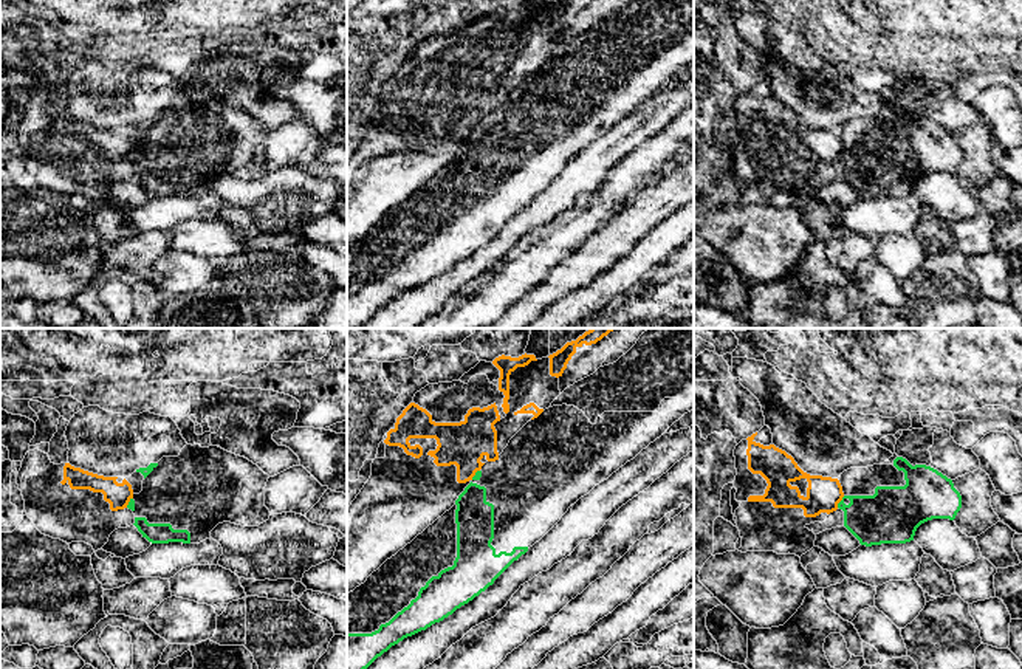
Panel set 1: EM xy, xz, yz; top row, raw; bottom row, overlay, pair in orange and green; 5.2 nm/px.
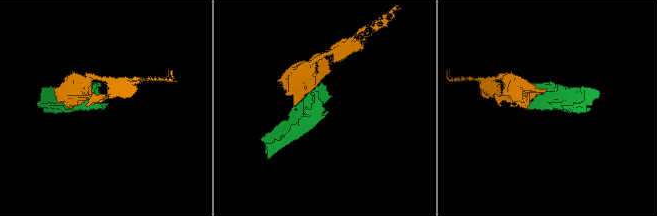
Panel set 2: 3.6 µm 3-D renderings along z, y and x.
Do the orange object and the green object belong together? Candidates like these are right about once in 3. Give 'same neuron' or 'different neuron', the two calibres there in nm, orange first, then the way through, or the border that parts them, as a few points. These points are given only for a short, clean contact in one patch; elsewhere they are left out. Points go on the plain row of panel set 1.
different neuron; 180 nm thick on the orange side, 280 nm on the other; border along yz (844, 149), (836, 160)

